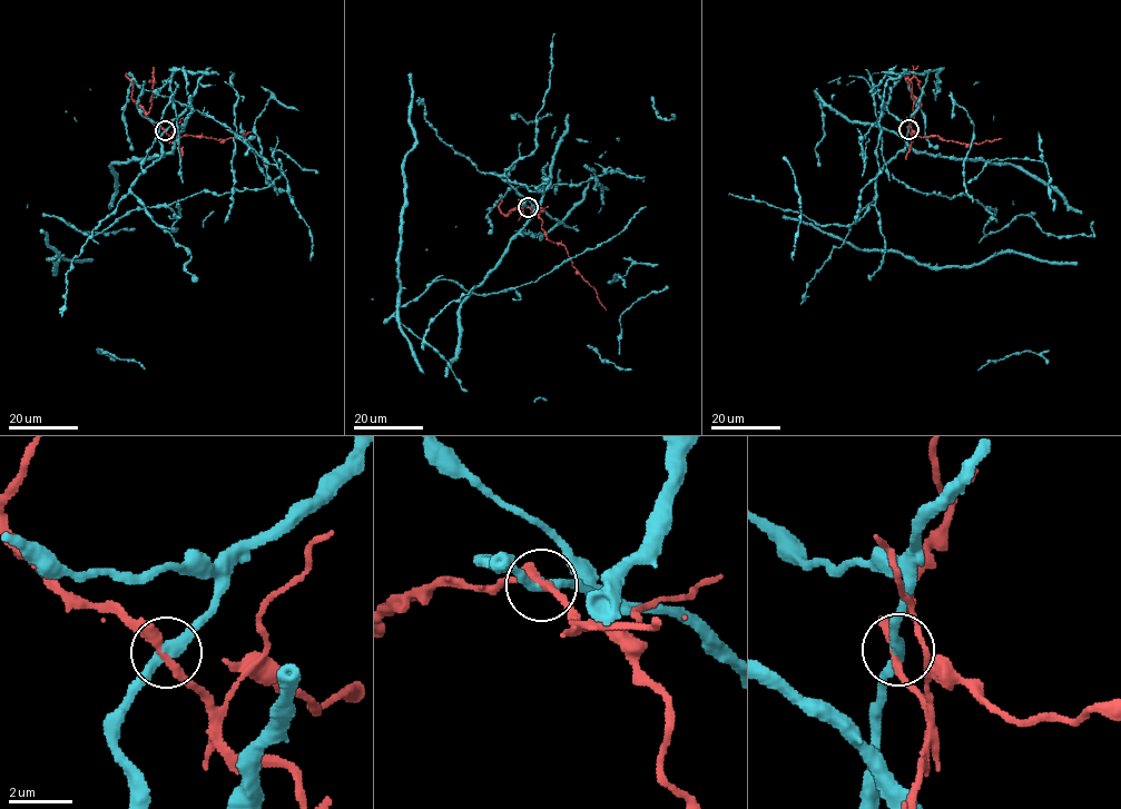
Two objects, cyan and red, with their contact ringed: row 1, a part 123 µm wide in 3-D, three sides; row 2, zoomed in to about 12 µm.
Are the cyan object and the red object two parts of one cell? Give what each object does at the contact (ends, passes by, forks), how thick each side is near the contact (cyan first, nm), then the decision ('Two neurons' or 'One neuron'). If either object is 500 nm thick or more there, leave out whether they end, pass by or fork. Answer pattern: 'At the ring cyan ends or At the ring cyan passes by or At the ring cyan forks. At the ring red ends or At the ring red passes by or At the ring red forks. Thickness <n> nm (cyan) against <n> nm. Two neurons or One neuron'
At the ring cyan passes by. At the ring red forks. Thickness 360 nm (cyan) against 240 nm. Two neurons

